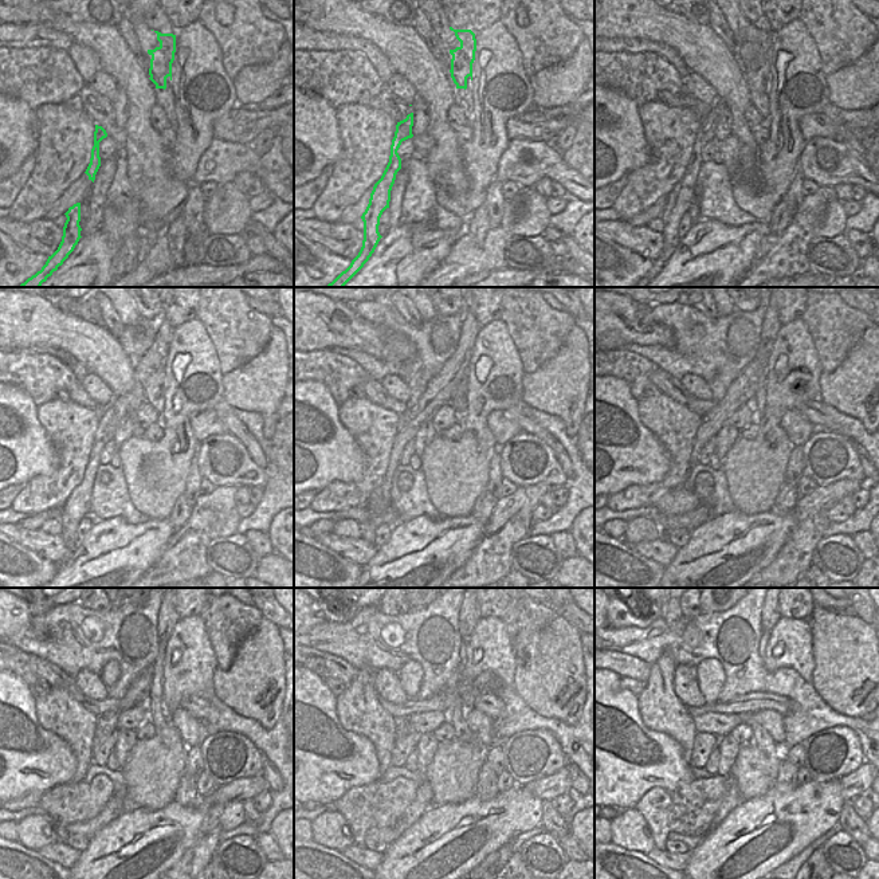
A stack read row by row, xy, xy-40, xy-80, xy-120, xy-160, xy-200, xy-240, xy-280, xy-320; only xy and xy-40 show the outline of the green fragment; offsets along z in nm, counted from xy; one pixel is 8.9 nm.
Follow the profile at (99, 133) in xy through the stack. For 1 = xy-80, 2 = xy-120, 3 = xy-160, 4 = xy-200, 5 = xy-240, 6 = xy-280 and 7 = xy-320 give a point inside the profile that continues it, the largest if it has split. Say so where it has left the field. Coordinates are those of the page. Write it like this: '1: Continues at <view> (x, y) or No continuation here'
1: Continues at xy-80 (681, 199)
2: Continues at xy-120 (77, 506)
3: Continues at xy-160 (439, 389)
4: Continues at xy-200 (742, 389)
5: Continues at xy-240 (138, 694)
6: Continues at xy-280 (469, 615)
7: Continues at xy-320 (769, 615).

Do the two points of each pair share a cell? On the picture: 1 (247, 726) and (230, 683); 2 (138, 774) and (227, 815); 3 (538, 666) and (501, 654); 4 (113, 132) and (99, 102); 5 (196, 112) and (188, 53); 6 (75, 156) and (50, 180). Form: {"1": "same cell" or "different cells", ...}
{"1": "different cells", "2": "different cells", "3": "different cells", "4": "same cell", "5": "same cell", "6": "same cell"}

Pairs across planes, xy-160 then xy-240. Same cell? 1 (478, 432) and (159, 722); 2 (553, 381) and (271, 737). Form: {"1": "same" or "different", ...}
{"1": "different", "2": "different"}

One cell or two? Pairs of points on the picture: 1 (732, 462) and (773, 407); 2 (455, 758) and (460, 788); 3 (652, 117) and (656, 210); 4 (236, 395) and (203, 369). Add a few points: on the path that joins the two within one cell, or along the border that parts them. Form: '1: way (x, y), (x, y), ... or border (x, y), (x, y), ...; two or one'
1: way (746, 454), (770, 427), (770, 422); one
2: way (455, 765), (455, 781); one
3: border (664, 196), (630, 219); two
4: border (222, 375), (224, 400); two

